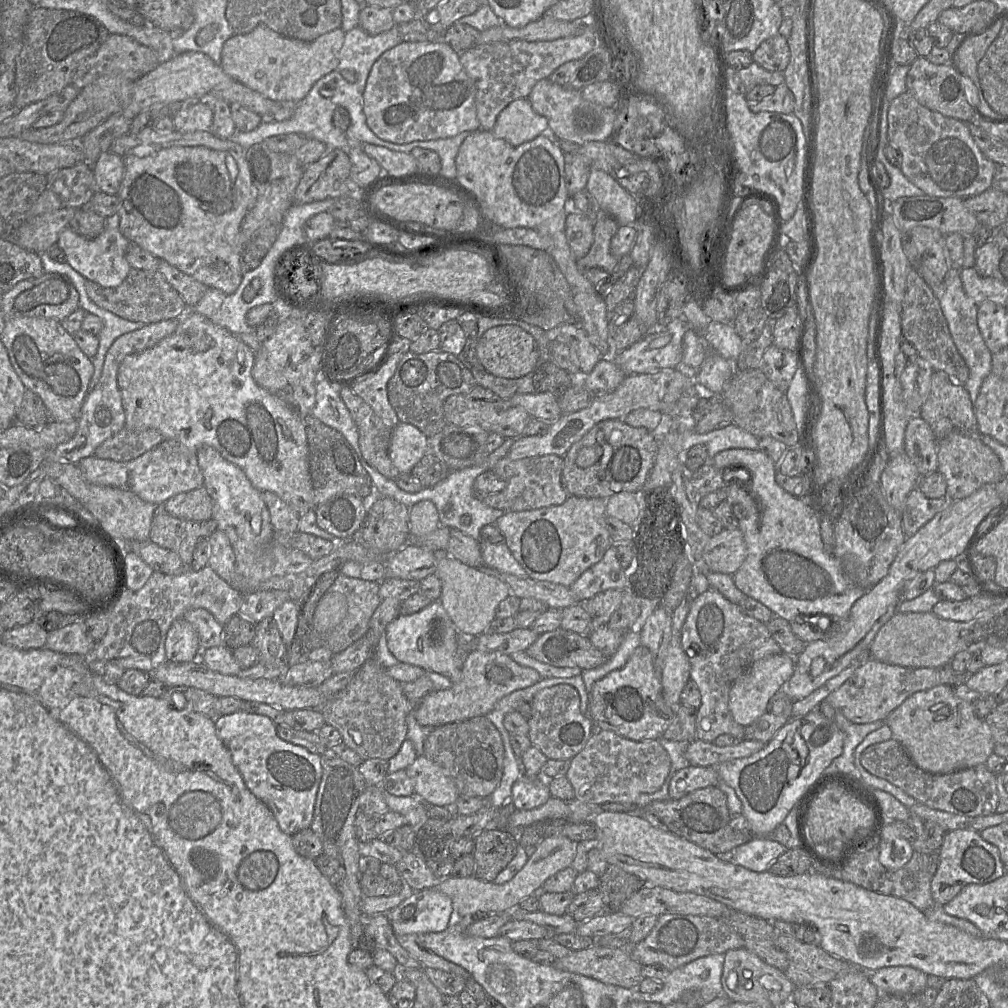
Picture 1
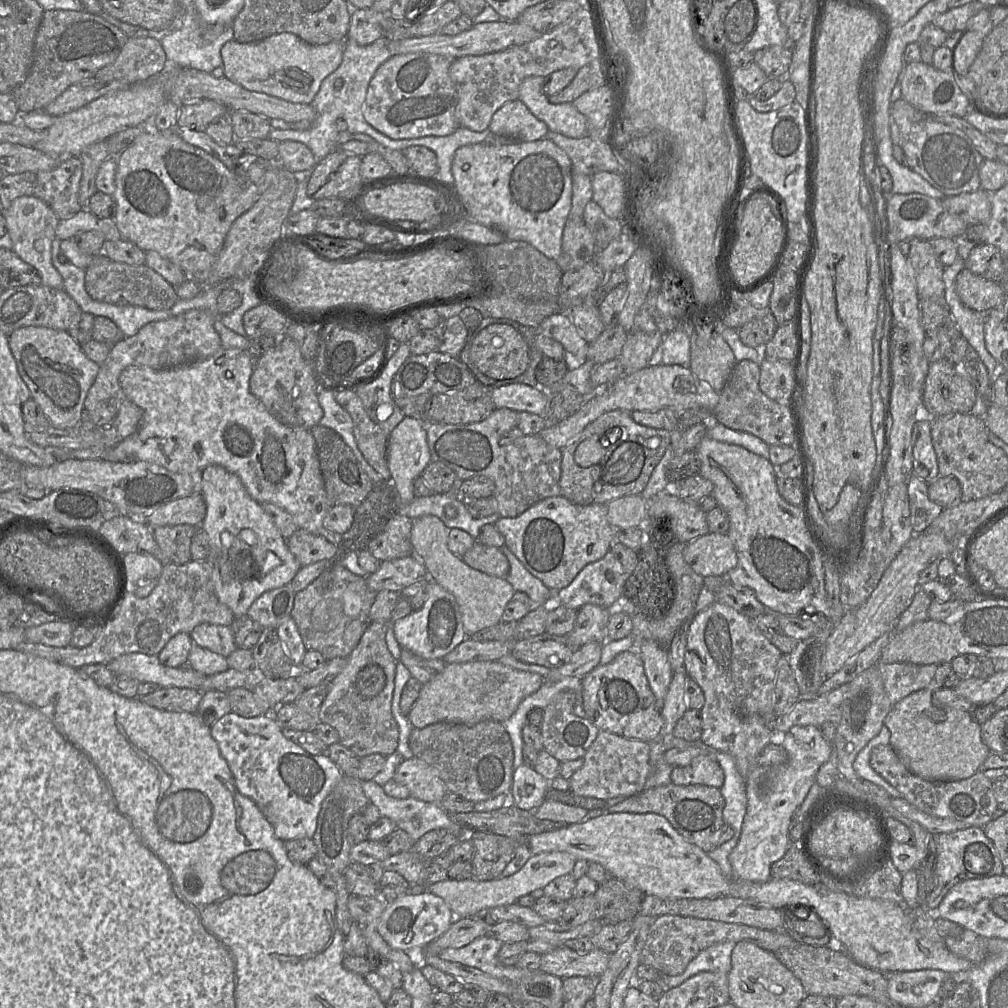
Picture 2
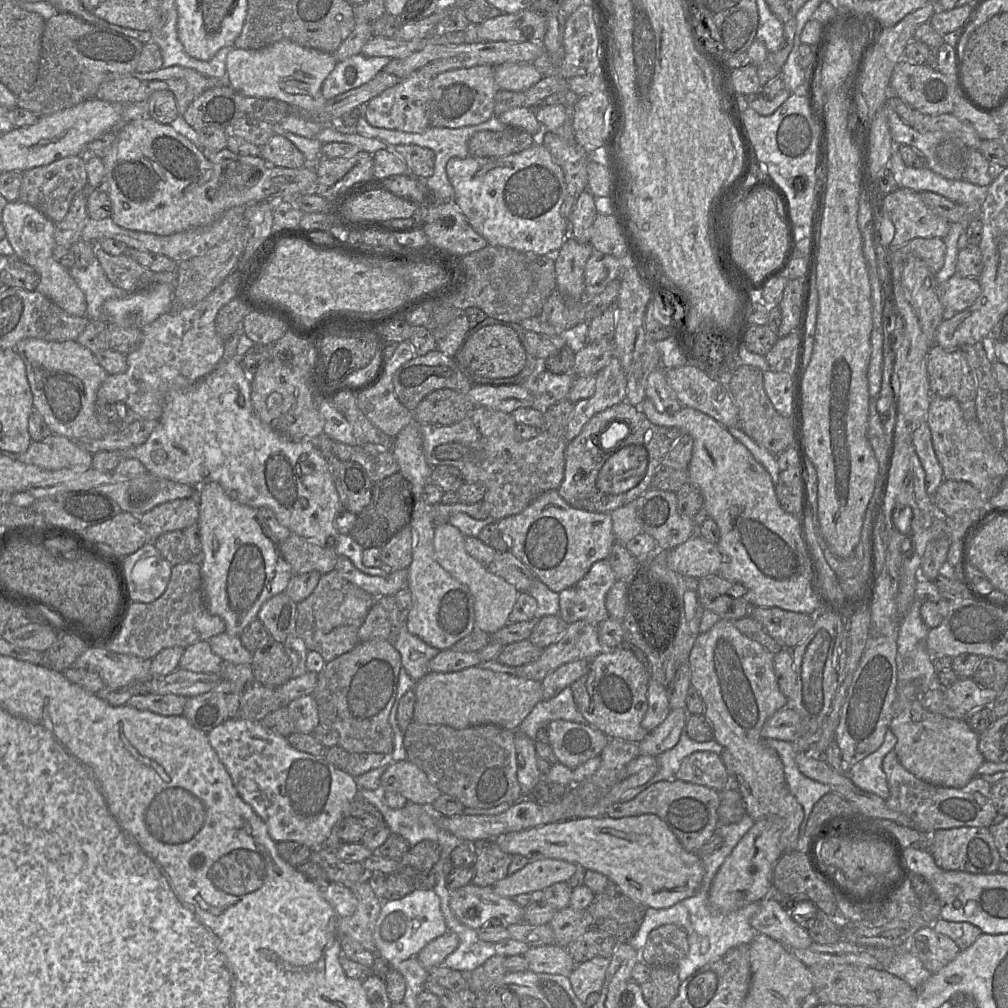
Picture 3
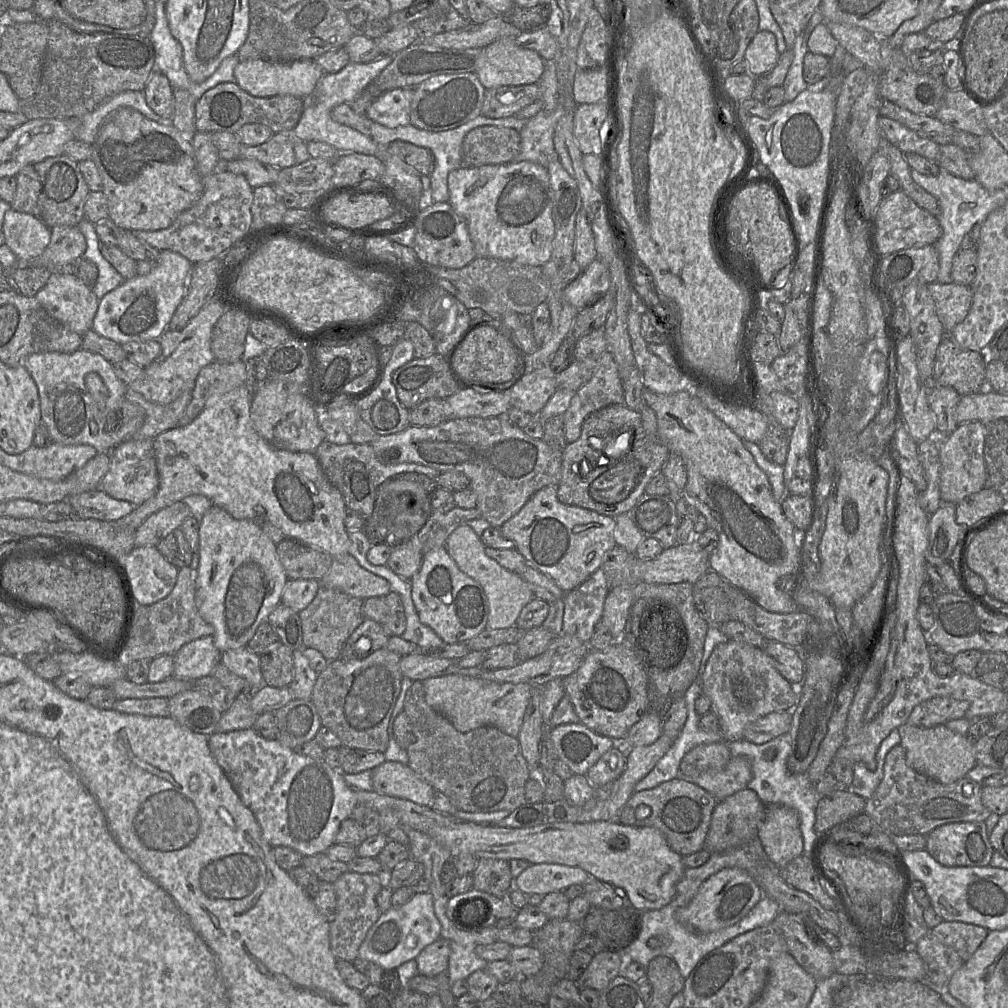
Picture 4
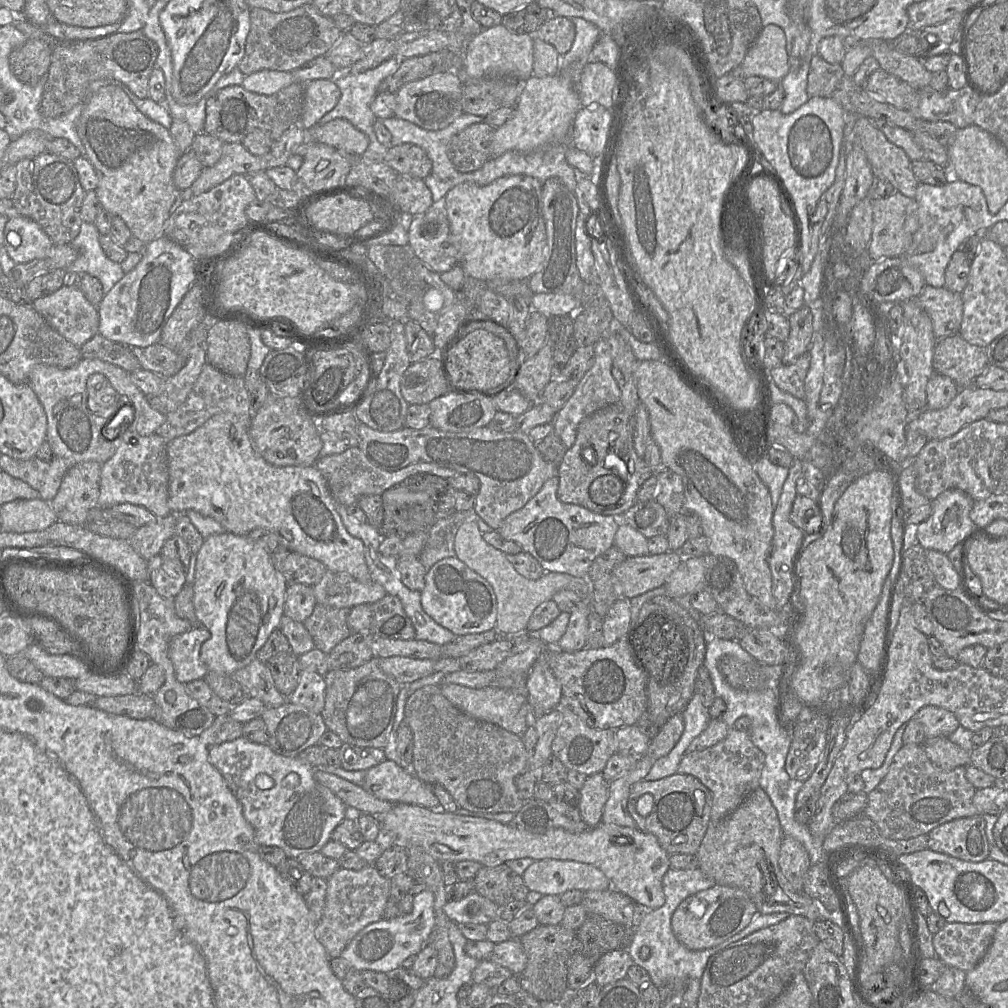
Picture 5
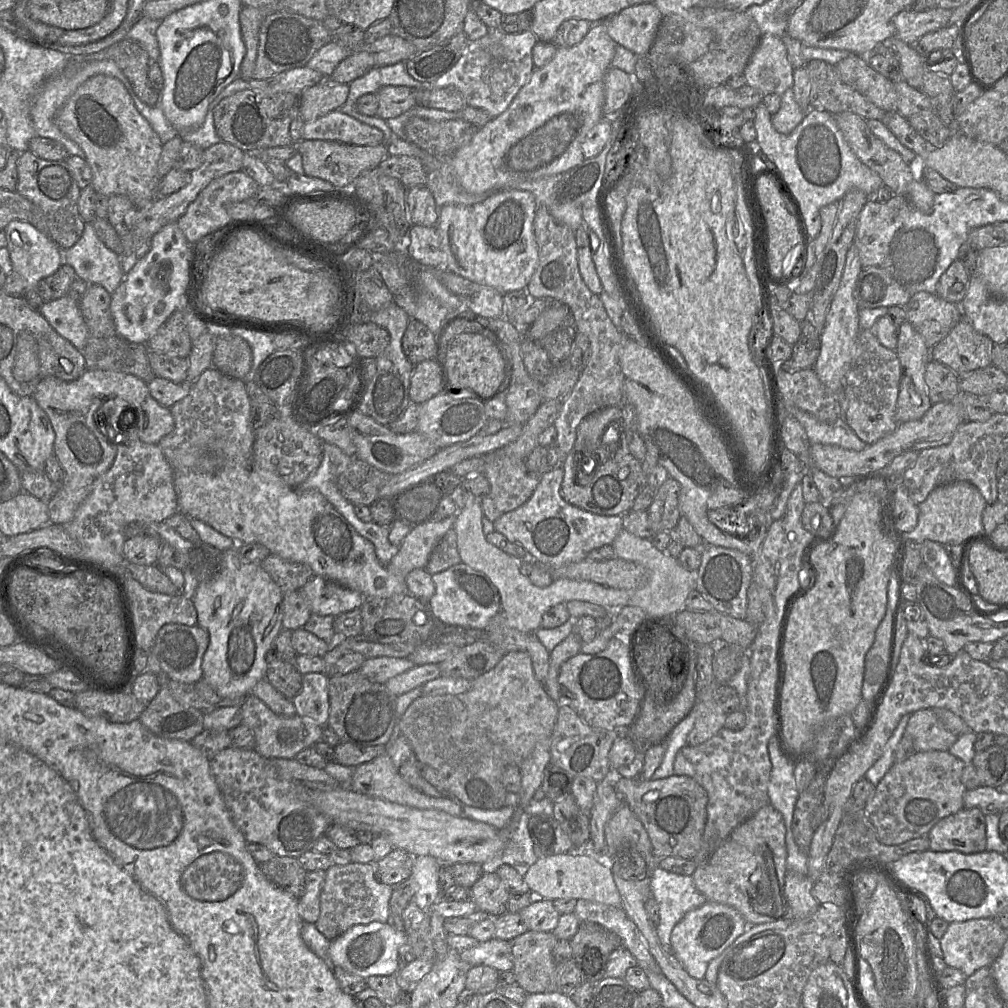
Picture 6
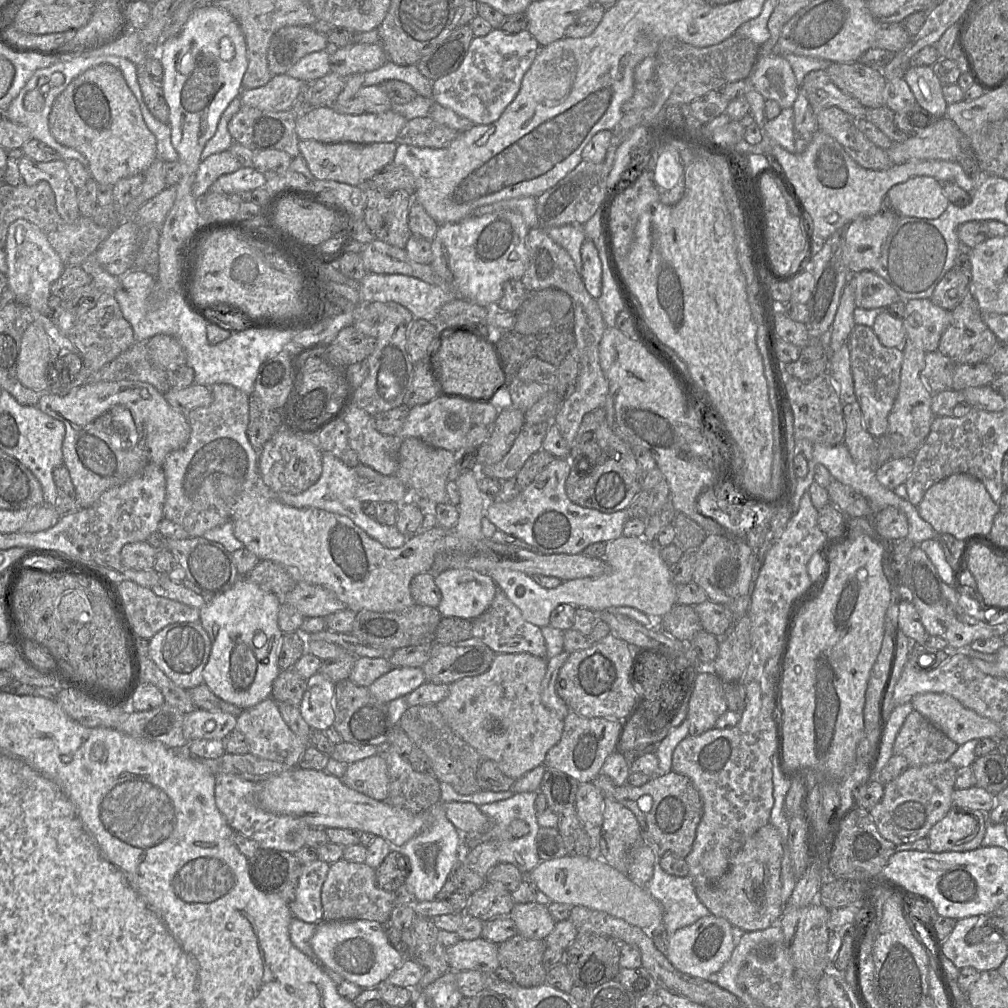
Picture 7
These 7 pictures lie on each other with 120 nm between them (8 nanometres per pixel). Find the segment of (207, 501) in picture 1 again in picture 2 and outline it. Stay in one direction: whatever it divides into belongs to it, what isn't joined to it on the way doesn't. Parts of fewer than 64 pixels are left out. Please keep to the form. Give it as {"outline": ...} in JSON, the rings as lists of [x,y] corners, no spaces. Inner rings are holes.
{"outline":[[[195,494],[170,501],[145,518],[150,528],[188,524],[199,527],[206,516],[202,494]]]}

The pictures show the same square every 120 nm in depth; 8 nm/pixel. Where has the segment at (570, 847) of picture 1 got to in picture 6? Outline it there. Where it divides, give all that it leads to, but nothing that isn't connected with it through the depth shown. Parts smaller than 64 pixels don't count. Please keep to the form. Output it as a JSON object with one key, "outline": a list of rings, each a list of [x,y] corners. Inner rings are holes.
{"outline":[[[575,851],[538,858],[523,876],[529,891],[538,892],[544,899],[586,899],[622,907],[621,897],[608,863],[590,852]]]}

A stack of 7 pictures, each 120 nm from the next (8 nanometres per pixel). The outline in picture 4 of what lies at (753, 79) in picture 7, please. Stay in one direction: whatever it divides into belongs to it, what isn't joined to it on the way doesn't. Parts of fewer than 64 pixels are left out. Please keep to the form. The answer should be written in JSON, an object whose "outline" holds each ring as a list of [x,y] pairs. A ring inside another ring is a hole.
{"outline":[[[759,30],[749,43],[744,60],[748,63],[750,74],[759,76],[772,69],[777,64],[779,56],[775,35]]]}

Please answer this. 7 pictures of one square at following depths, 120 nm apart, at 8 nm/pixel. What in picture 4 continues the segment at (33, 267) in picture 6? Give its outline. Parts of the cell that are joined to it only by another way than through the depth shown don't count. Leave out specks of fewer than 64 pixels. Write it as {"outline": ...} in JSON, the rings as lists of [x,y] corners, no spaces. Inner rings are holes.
{"outline":[[[9,209],[2,231],[5,243],[22,262],[41,256],[51,240],[51,229],[32,214]]]}

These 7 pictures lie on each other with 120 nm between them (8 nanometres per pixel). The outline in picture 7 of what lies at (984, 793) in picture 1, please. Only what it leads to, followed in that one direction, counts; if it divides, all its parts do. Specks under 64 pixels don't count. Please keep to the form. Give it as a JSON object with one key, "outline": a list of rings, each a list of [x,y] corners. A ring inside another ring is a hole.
{"outline":[[[948,760],[920,767],[908,767],[899,777],[884,785],[881,801],[869,812],[881,836],[896,844],[927,838],[931,827],[953,807],[957,768]]]}

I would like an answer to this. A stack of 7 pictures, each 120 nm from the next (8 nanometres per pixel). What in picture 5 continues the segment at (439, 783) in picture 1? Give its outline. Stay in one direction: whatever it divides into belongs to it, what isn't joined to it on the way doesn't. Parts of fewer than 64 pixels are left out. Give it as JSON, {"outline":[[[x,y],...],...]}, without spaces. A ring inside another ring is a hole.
{"outline":[[[388,759],[366,771],[361,787],[384,801],[440,810],[431,785],[418,779],[410,769],[404,769]]]}

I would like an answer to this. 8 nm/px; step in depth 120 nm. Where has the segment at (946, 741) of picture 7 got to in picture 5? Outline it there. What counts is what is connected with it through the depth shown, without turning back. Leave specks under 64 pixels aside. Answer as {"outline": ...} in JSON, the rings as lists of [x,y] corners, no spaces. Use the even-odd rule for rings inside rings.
{"outline":[[[936,706],[923,707],[914,718],[923,726],[926,739],[948,737],[960,726],[952,712]]]}

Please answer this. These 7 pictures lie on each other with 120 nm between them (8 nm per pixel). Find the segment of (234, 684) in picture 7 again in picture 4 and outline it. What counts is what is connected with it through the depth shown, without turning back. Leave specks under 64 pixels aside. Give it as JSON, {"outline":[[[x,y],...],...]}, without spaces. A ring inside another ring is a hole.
{"outline":[[[213,505],[199,522],[199,548],[197,552],[199,553],[199,566],[197,568],[195,602],[199,614],[215,629],[213,639],[216,648],[220,652],[223,652],[230,649],[246,647],[254,636],[258,626],[268,621],[270,613],[281,603],[282,593],[288,581],[288,577],[277,554],[277,545],[254,521],[249,519],[235,519],[222,508]]]}

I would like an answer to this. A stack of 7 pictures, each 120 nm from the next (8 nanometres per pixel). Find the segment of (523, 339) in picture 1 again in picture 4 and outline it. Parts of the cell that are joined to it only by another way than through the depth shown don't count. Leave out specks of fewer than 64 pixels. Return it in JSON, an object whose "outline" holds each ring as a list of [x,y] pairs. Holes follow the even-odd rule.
{"outline":[[[484,325],[473,330],[451,357],[451,368],[460,383],[499,384],[517,373],[517,355],[508,338],[496,328]]]}

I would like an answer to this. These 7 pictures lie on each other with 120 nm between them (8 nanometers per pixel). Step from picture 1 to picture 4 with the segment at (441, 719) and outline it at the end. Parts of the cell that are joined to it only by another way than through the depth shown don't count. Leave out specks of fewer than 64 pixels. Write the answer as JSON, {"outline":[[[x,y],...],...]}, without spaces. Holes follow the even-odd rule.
{"outline":[[[456,674],[428,678],[422,683],[427,704],[444,715],[457,731],[466,733],[490,725],[515,738],[519,736],[534,688],[527,683],[498,683]]]}

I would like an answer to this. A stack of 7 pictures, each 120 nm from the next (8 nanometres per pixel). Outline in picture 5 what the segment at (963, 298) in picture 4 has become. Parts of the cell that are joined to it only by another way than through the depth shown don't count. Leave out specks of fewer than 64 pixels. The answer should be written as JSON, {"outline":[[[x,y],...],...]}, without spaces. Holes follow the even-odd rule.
{"outline":[[[925,285],[916,301],[931,318],[937,340],[959,333],[963,319],[963,301],[960,293],[946,287]]]}

